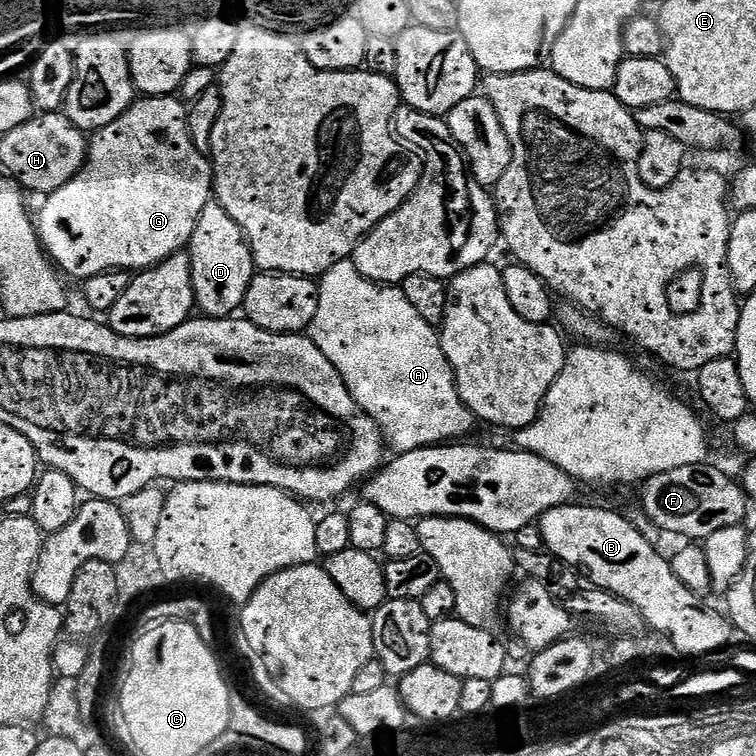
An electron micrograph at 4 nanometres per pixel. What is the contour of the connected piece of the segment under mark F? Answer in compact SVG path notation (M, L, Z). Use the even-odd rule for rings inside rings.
M707 463L682 466L662 474L654 474L639 485L640 504L648 520L664 532L685 536L688 542L703 542L726 526L743 525L750 501L743 487L724 472L708 468Z

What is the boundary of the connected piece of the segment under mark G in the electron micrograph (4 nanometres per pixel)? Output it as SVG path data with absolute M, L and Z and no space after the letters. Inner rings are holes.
M175 95L140 98L131 104L117 120L110 122L110 126L100 129L91 137L88 145L88 156L84 160L80 173L74 178L70 178L70 182L66 182L66 186L47 193L45 200L48 201L41 206L40 216L38 212L40 242L44 245L45 252L48 253L57 269L65 277L73 276L77 282L86 281L91 276L97 276L103 272L127 270L136 274L145 268L153 268L155 264L161 264L176 252L183 252L187 249L190 238L194 234L194 226L198 226L198 214L202 214L202 210L213 199L213 196L212 165L209 157L205 153L199 152L190 138L188 108L185 101Z

